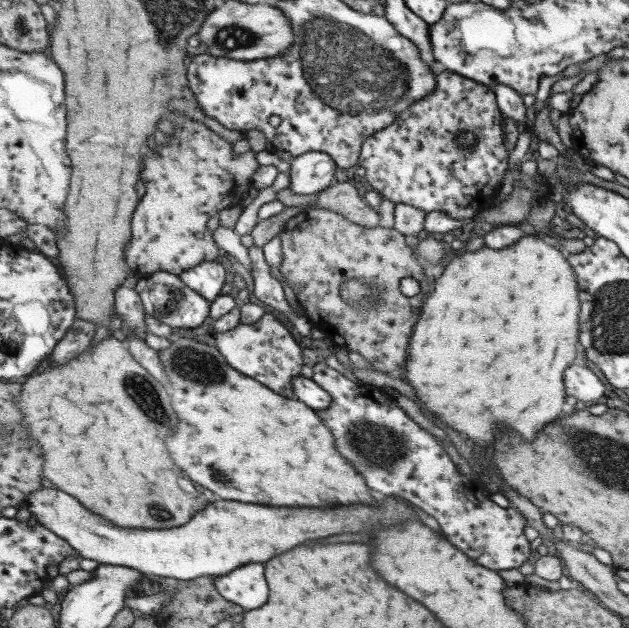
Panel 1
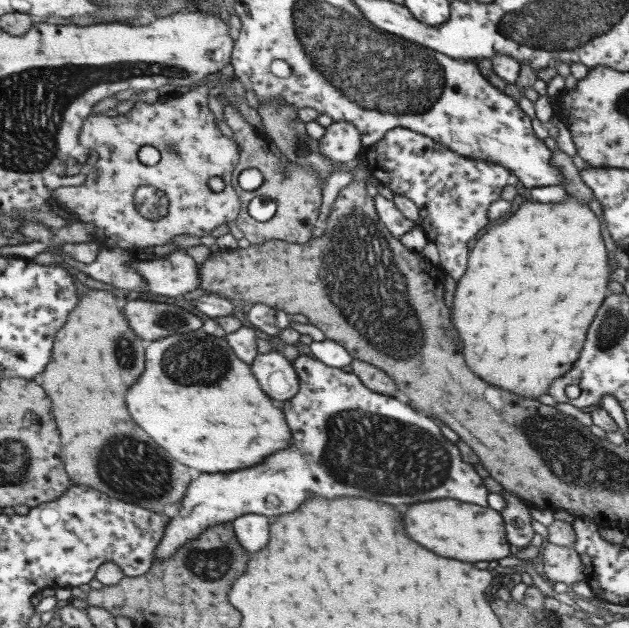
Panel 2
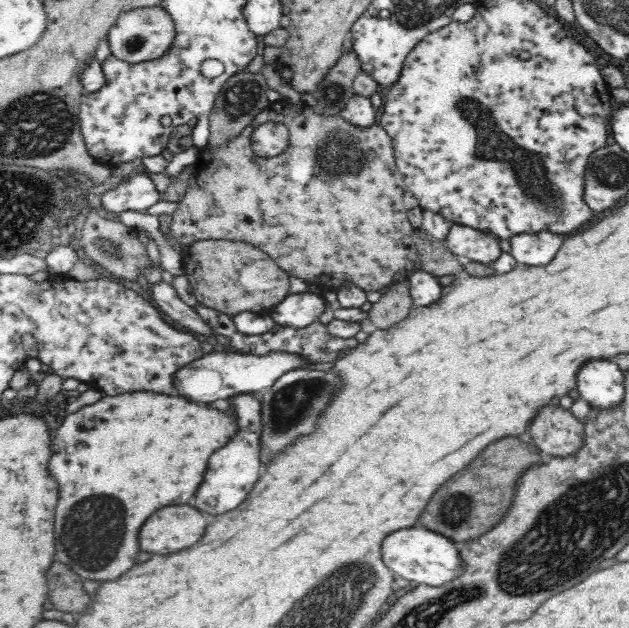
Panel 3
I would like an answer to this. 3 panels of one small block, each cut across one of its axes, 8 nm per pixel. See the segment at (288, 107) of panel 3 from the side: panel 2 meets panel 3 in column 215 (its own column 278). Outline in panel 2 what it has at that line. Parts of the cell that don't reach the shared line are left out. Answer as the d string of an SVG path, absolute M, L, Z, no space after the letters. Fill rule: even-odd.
M222 102L222 118L232 131L232 138L239 146L240 156L230 176L233 190L239 195L238 215L234 219L235 226L241 230L243 237L250 244L261 244L262 242L275 239L293 243L298 247L304 247L311 240L311 228L317 224L319 205L321 204L321 189L323 184L317 178L317 174L309 168L299 167L278 150L276 144L264 134L263 131L253 128L241 117L239 110ZM255 168L259 170L263 181L257 190L241 190L237 186L237 176L241 170ZM266 197L271 199L276 206L273 216L265 222L259 222L251 218L247 212L247 202L251 198Z

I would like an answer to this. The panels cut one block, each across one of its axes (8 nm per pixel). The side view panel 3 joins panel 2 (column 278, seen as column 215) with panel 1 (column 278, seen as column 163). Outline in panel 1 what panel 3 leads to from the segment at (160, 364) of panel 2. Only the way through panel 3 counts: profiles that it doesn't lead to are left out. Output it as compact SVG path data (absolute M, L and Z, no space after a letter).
M179 337L176 341L171 342L168 348L158 351L157 356L165 371L166 378L169 382L167 391L170 394L171 406L177 414L177 432L171 436L171 440L167 442L167 448L171 452L171 458L175 460L175 464L187 472L187 476L193 482L211 490L213 494L221 496L223 501L231 500L243 503L243 494L247 494L247 502L249 504L263 504L263 506L307 506L307 508L333 508L333 506L353 506L353 504L365 504L365 506L377 506L375 498L371 496L371 490L367 488L365 480L353 470L353 466L349 466L339 452L335 450L335 441L329 428L323 424L316 411L311 410L298 402L294 398L287 399L281 397L279 394L274 394L272 390L262 386L259 382L248 378L240 372L235 371L232 367L227 365L224 358L219 354L215 346L208 346L201 340L196 340L192 337Z

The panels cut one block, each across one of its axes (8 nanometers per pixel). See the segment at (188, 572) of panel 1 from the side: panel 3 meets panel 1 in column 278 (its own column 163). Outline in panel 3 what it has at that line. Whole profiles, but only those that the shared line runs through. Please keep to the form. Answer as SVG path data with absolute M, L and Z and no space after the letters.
M166 506L142 528L142 548L172 554L196 544L206 530L204 516L194 506Z

